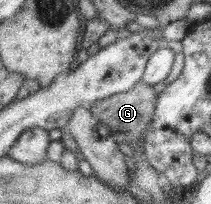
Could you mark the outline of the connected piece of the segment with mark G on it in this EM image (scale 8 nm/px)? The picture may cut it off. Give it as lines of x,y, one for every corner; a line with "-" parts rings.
140,80
128,92
110,95
89,108
96,120
110,126
114,140
130,145
130,142
136,142
136,138
144,137
156,96
152,86

